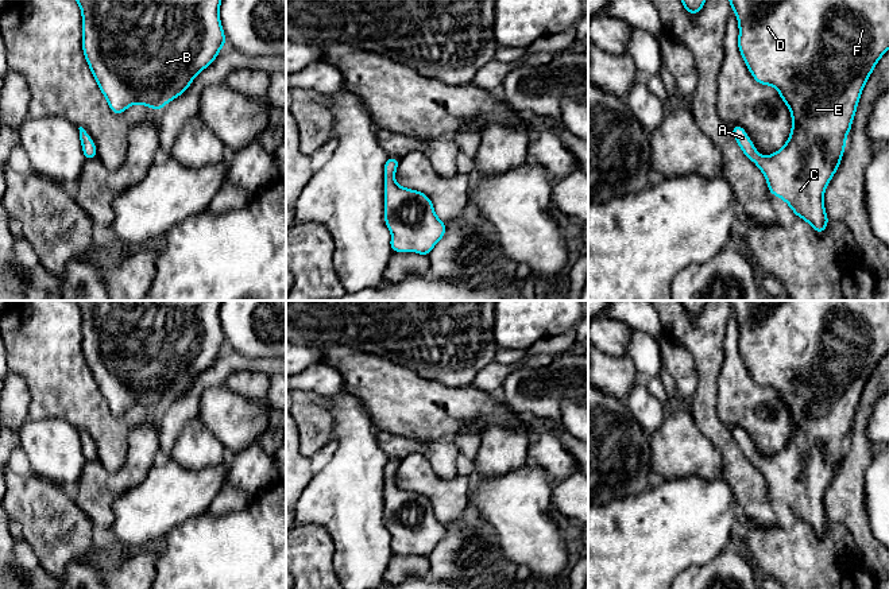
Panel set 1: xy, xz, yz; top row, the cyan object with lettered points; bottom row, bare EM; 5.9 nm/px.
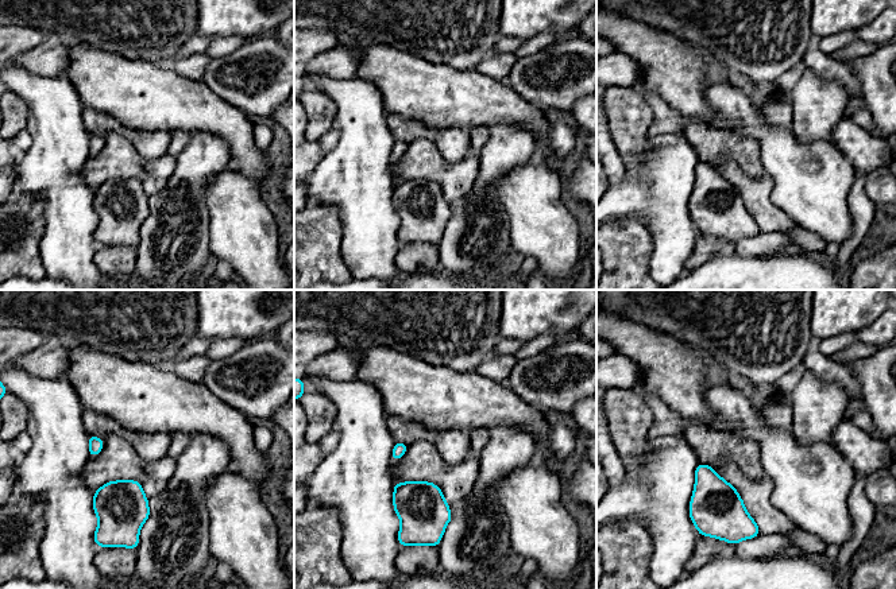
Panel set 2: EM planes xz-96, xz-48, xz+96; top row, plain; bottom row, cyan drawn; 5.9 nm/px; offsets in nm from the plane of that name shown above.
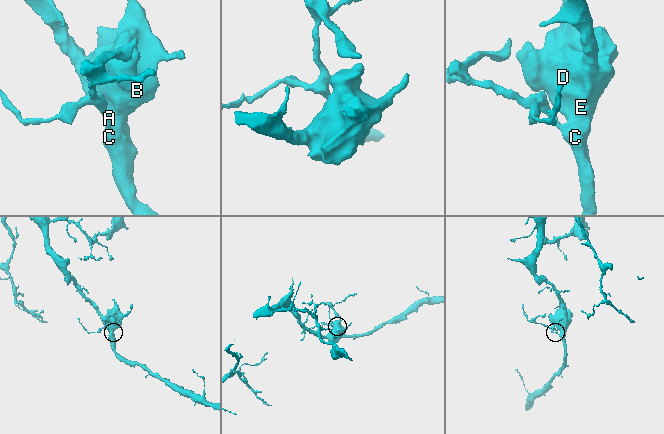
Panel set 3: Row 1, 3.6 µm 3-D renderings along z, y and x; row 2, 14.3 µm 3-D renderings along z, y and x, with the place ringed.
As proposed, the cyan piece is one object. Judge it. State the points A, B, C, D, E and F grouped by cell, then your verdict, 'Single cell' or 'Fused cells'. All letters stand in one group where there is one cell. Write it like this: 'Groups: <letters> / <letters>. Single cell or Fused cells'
Groups: A B C D E F. Single cell

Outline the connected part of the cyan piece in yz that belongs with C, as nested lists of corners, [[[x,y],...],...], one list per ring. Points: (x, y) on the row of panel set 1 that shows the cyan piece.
[[[728,0],[733,12],[737,15],[739,24],[739,38],[738,47],[742,54],[749,71],[753,74],[754,80],[761,85],[774,86],[781,100],[788,105],[792,113],[792,132],[786,140],[786,144],[776,154],[764,156],[759,155],[753,146],[753,142],[747,137],[745,128],[735,125],[731,132],[742,148],[743,154],[751,159],[766,178],[769,193],[784,199],[797,217],[804,218],[819,235],[823,233],[824,228],[828,225],[828,218],[826,214],[823,195],[828,182],[832,179],[836,168],[840,164],[840,158],[844,152],[846,136],[851,131],[851,121],[857,112],[857,105],[861,98],[861,92],[865,88],[867,78],[870,77],[874,66],[880,58],[889,49],[889,0]]]

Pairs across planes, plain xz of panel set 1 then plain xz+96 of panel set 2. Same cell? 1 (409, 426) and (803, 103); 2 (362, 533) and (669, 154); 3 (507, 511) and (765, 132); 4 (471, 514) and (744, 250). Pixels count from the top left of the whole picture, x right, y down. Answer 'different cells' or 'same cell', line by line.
1: different cells
2: same cell
3: same cell
4: same cell

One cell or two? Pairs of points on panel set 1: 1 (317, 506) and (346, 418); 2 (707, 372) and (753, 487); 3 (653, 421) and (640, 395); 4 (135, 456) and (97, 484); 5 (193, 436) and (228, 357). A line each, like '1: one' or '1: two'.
1: one
2: one
3: one
4: one
5: two

